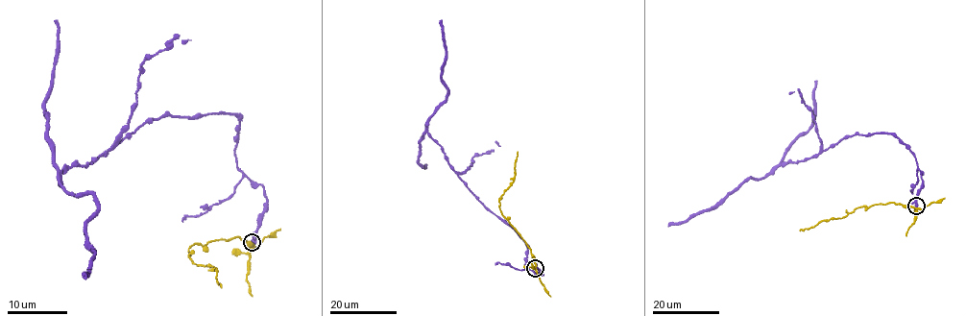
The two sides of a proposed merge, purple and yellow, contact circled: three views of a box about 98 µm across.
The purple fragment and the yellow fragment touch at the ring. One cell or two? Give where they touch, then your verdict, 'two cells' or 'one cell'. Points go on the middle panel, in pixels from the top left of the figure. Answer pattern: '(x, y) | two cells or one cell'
(535, 268) | two cells

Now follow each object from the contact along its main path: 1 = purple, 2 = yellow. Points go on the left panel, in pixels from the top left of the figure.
1: (253, 242), (266, 202), (237, 167), (239, 119), (149, 118), (61, 172), (61, 185), (97, 206), (84, 279)
2: (253, 242), (237, 237), (215, 239), (203, 245), (194, 244), (188, 250), (196, 264), (216, 269), (221, 287)

